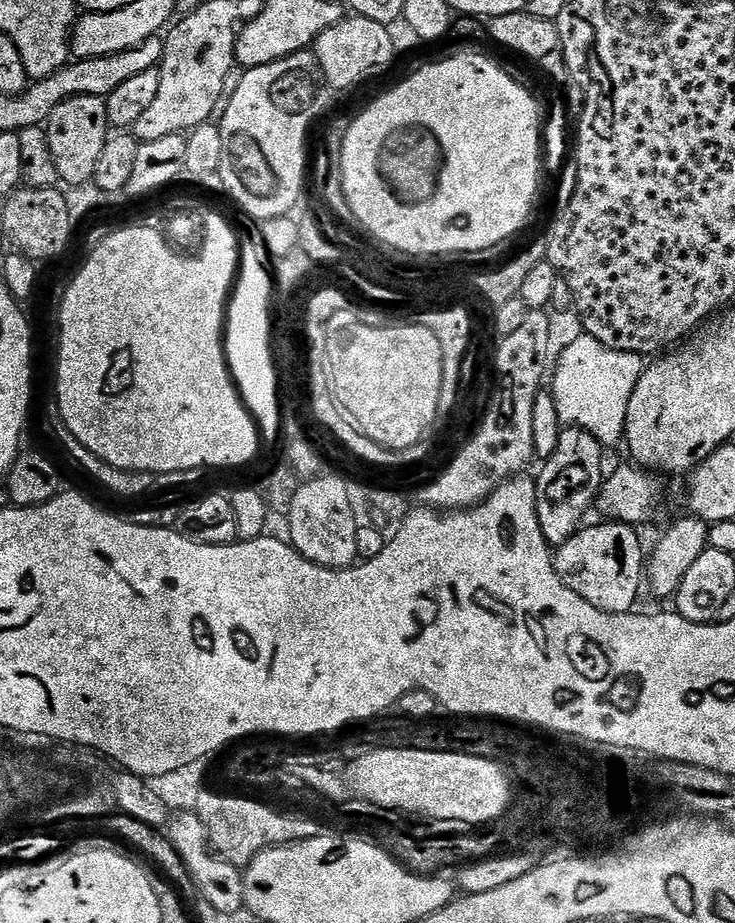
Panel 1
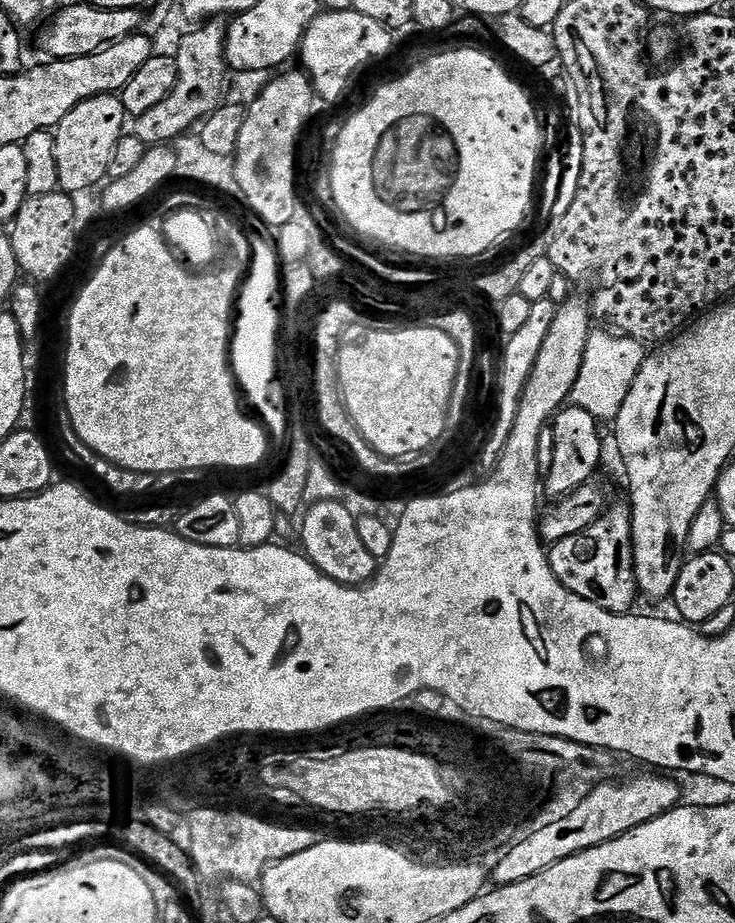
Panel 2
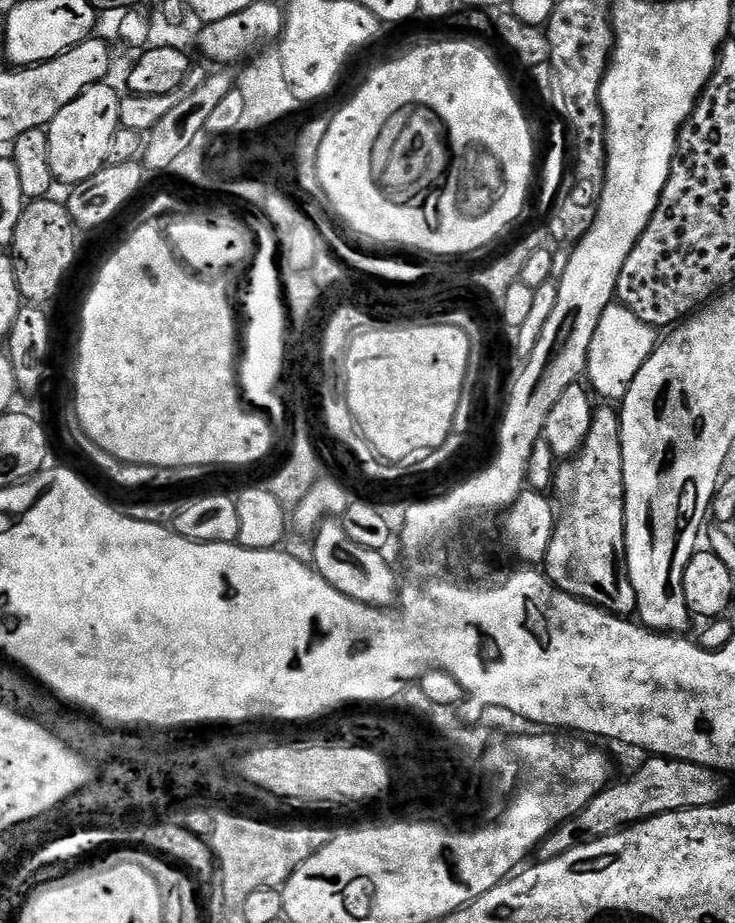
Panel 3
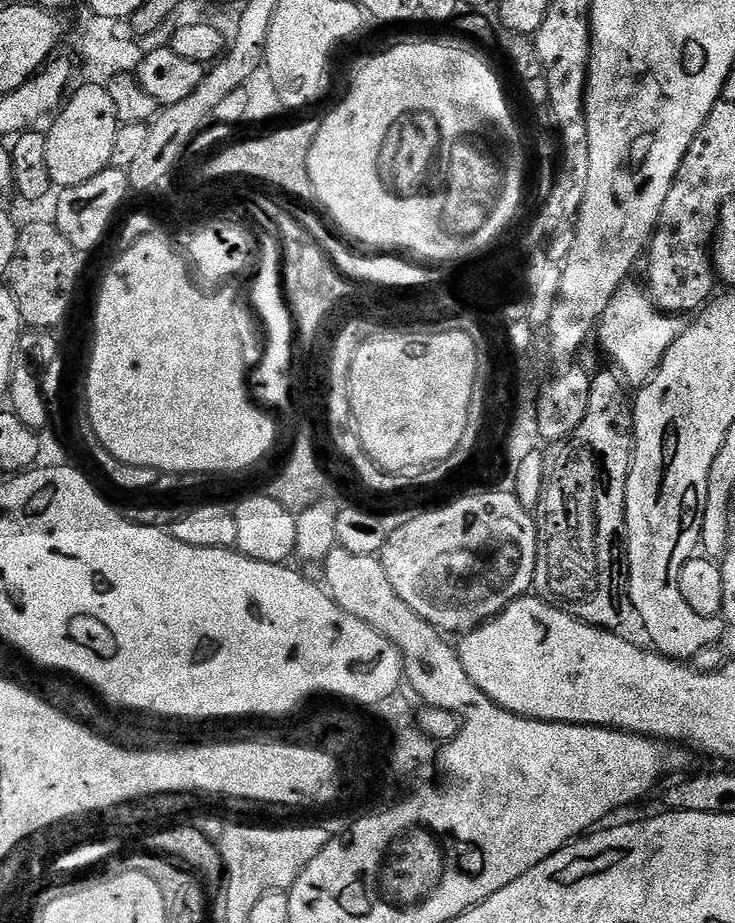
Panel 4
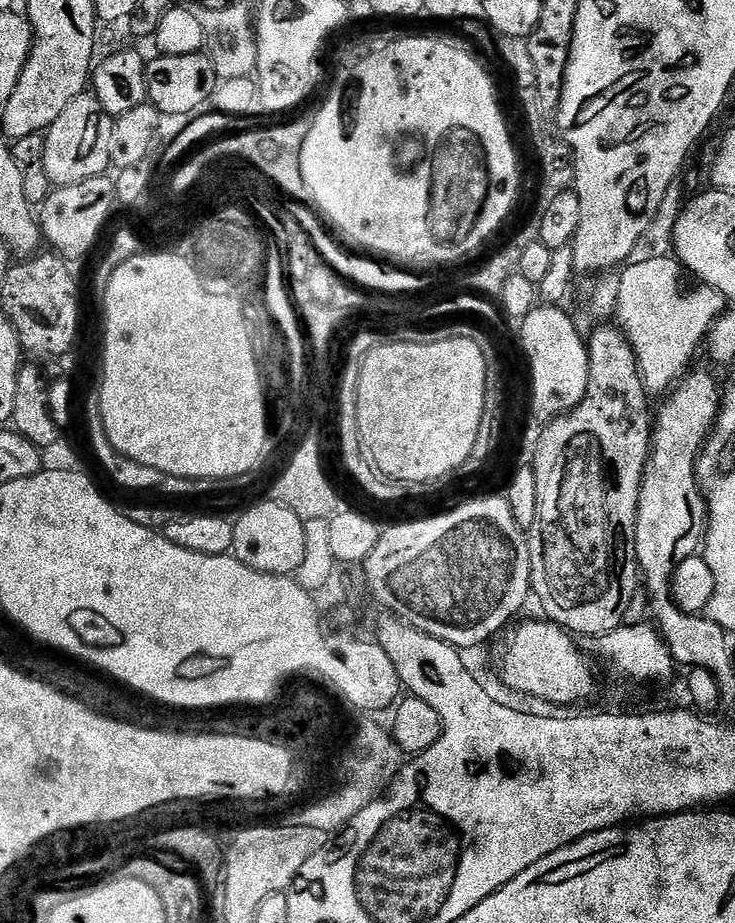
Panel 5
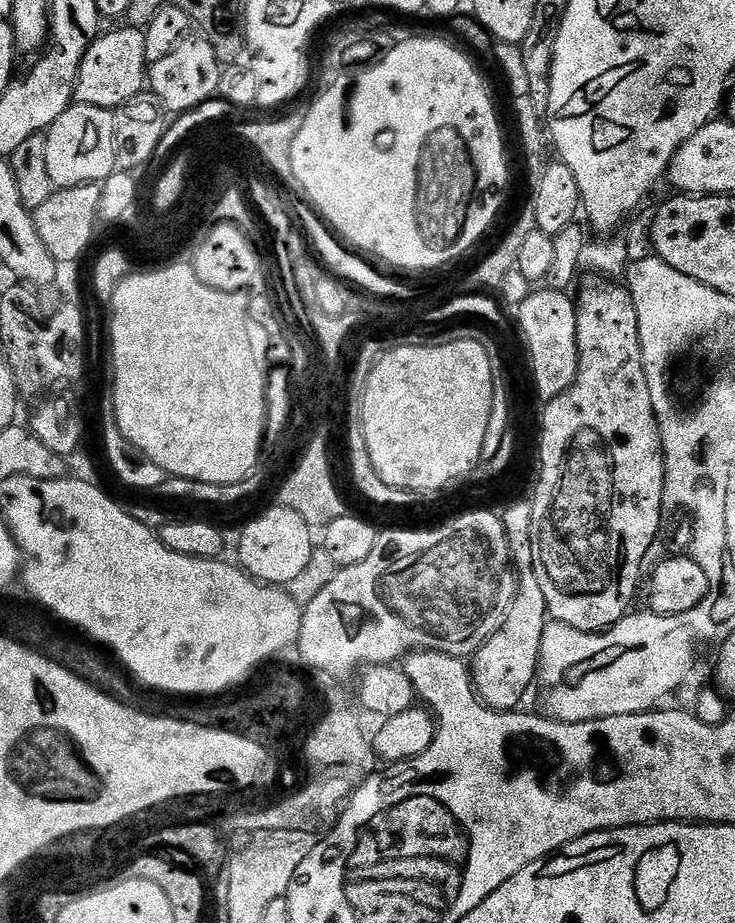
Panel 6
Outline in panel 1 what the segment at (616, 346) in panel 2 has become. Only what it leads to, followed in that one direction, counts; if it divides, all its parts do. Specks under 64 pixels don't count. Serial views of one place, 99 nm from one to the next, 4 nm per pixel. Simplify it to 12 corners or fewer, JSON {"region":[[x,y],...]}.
{"region":[[579,334],[550,391],[564,428],[624,440],[645,357]]}

